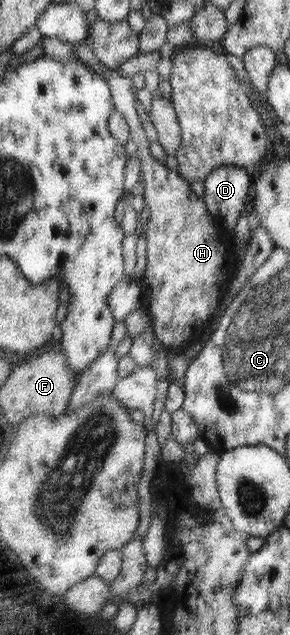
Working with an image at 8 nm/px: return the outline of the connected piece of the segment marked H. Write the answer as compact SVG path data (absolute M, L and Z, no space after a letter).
M111 71L104 77L112 89L112 100L129 123L132 140L135 143L135 156L139 160L140 178L144 182L143 201L148 207L147 229L145 229L147 241L146 268L143 281L139 283L144 290L145 307L153 318L154 331L169 347L183 347L179 341L197 341L204 339L203 335L210 329L211 317L223 300L230 287L230 282L235 278L237 269L237 253L234 251L232 237L225 226L221 225L216 217L208 210L208 206L202 197L195 195L193 189L179 172L171 170L167 165L161 165L157 159L153 159L149 151L149 137L145 135L145 129L141 125L139 113L137 113L137 96L131 78L125 77L119 71Z

